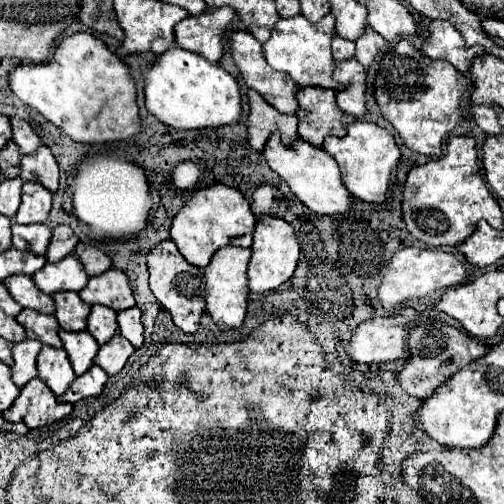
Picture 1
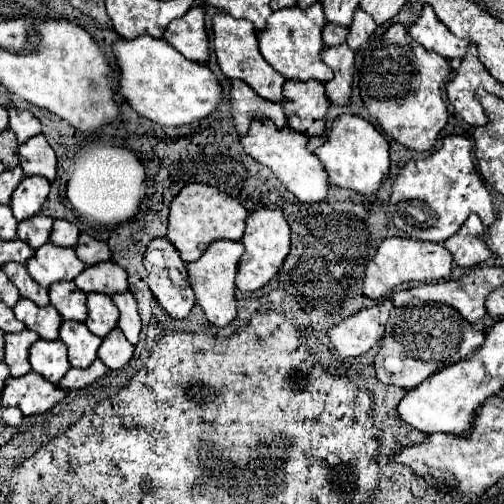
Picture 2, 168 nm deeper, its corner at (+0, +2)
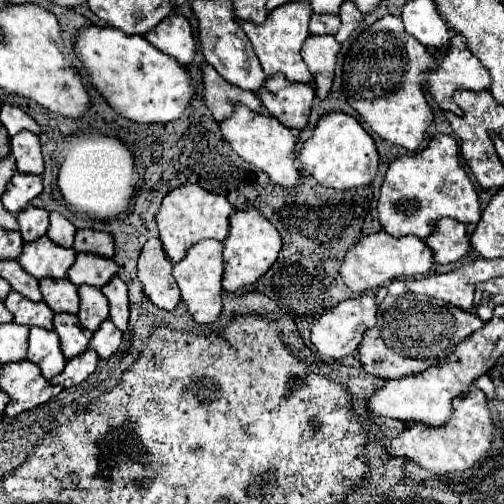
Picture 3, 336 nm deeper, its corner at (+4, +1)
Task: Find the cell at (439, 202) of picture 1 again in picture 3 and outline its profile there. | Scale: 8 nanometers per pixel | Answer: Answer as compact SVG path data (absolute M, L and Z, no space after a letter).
M437 134L419 154L407 154L393 160L381 186L377 210L383 230L395 238L413 234L425 240L435 232L437 220L445 216L477 224L481 218L479 196L459 160L459 146L455 138Z

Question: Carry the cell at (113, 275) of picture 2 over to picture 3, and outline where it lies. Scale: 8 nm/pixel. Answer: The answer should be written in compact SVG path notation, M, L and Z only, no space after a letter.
M77 254L75 266L71 266L67 278L75 286L95 286L103 288L117 274L117 264L111 258L99 258L95 254Z

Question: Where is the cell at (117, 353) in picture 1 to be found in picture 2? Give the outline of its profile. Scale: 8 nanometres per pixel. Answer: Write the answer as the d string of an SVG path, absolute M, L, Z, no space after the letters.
M111 329L101 343L97 357L109 369L121 369L133 357L133 345L125 339L125 335L119 329Z

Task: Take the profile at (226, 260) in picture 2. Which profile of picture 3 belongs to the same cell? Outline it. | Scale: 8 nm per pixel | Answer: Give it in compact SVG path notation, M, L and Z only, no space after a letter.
M203 240L197 242L189 252L187 258L173 266L173 276L181 288L183 300L189 306L195 322L215 322L223 308L221 302L221 274L223 274L223 242L217 240Z

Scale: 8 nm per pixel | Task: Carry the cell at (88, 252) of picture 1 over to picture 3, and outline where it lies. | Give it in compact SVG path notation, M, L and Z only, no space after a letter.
M77 230L73 250L97 254L103 258L113 258L113 238L107 232L95 232L95 230Z

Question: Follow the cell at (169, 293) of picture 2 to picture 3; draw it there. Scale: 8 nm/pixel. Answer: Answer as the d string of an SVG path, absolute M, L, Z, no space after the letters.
M147 240L139 256L139 280L149 300L161 310L173 310L181 300L181 292L171 268L173 264L161 246L161 240Z

